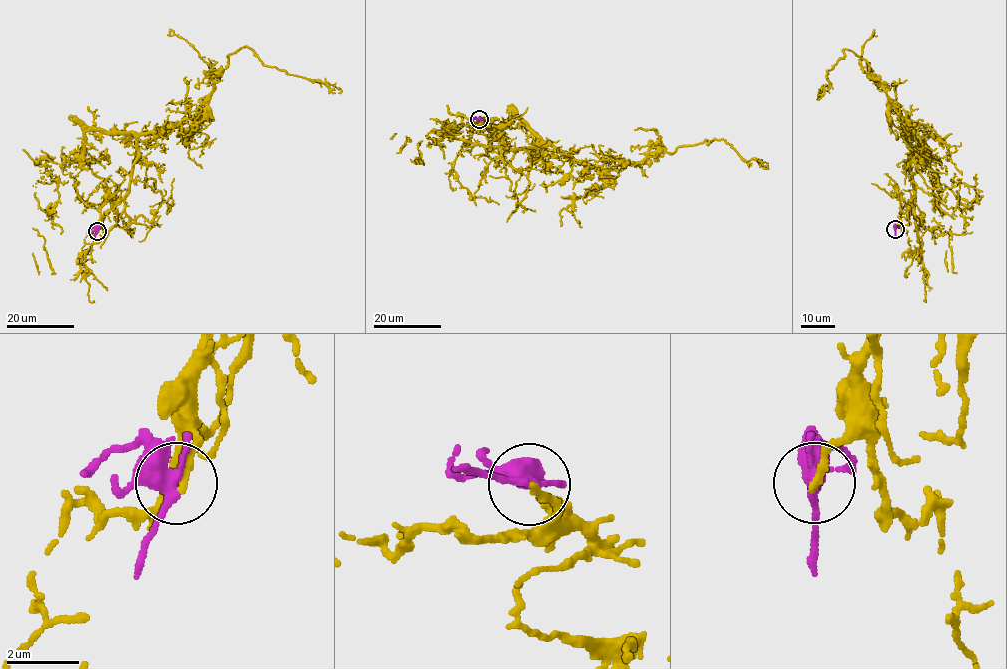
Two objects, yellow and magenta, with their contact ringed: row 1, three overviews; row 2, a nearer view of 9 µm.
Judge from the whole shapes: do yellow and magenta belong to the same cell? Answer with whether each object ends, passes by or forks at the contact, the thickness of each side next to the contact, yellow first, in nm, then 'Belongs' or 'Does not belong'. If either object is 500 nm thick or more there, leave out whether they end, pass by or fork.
At the ring yellow ends. At the ring magenta forks. Thickness 200 nm (yellow) against 320 nm. Belongs

